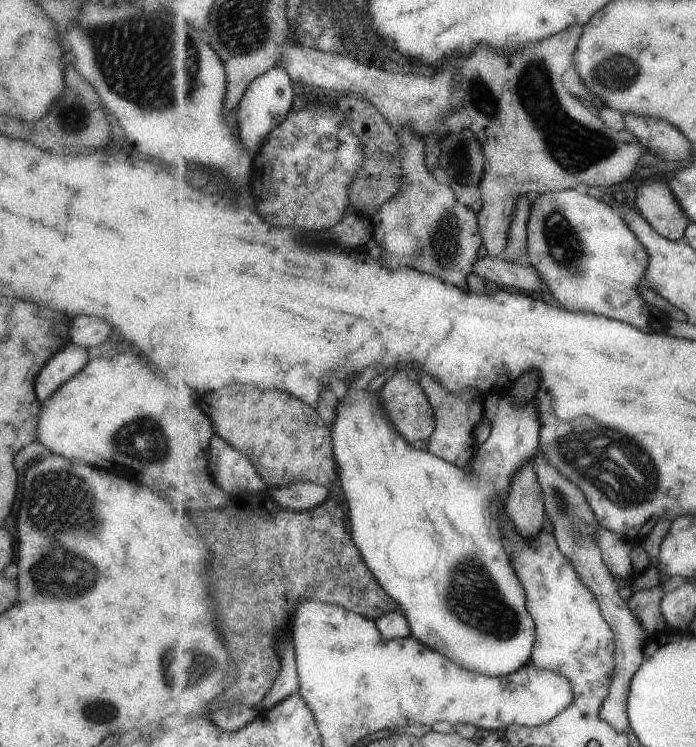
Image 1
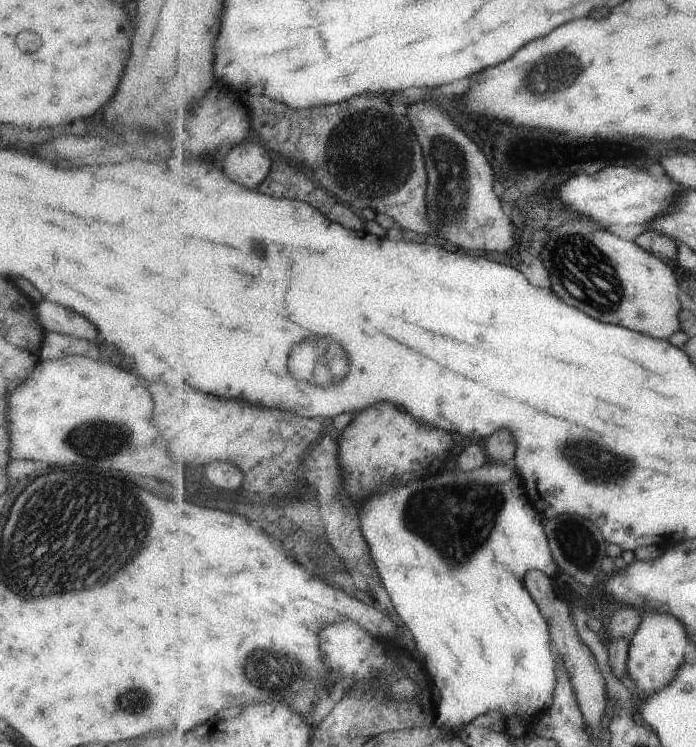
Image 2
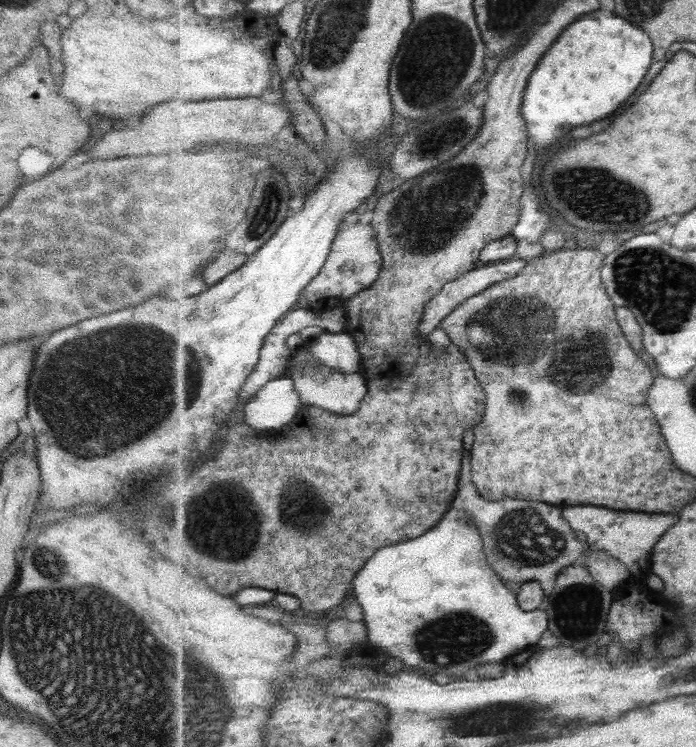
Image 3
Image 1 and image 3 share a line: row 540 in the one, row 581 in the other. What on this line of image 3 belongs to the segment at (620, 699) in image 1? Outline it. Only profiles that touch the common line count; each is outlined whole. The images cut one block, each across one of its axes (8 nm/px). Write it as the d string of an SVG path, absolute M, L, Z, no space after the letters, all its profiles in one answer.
M583 564L573 565L561 571L554 587L553 594L545 597L541 608L550 616L549 630L567 646L585 648L591 644L591 640L599 640L608 628L614 601L613 592L597 582Z

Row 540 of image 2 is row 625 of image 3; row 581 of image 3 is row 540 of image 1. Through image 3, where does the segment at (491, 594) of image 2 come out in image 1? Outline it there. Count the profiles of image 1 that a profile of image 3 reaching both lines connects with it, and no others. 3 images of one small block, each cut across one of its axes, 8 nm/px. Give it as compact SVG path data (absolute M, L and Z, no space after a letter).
M353 388L341 400L341 404L337 408L339 410L337 410L337 418L333 420L335 424L333 424L332 428L335 460L338 462L341 478L339 485L342 487L349 504L349 519L355 544L359 547L371 572L378 578L379 584L385 588L387 594L391 595L391 598L399 602L401 611L410 622L413 635L423 642L425 646L431 646L433 650L439 650L439 652L447 654L453 662L459 662L459 666L463 666L467 670L473 670L473 672L479 672L479 674L504 677L517 672L523 666L527 666L527 664L532 662L532 657L534 656L538 627L535 624L535 619L531 616L530 610L527 608L526 587L523 586L522 579L519 578L514 564L511 562L510 554L507 554L507 550L503 546L505 536L503 535L501 524L499 524L499 510L495 508L495 498L505 500L508 498L511 492L511 485L514 484L515 474L519 474L519 471L524 466L527 466L527 462L533 461L541 448L540 433L542 422L539 420L537 403L533 401L525 404L525 406L519 406L519 404L515 404L515 400L511 398L510 393L499 394L494 392L486 395L486 416L492 426L492 433L479 446L473 462L467 468L455 466L447 462L447 460L443 460L440 456L434 455L429 450L413 448L411 443L407 442L407 438L399 434L391 418L387 416L387 411L383 408L379 392Z

